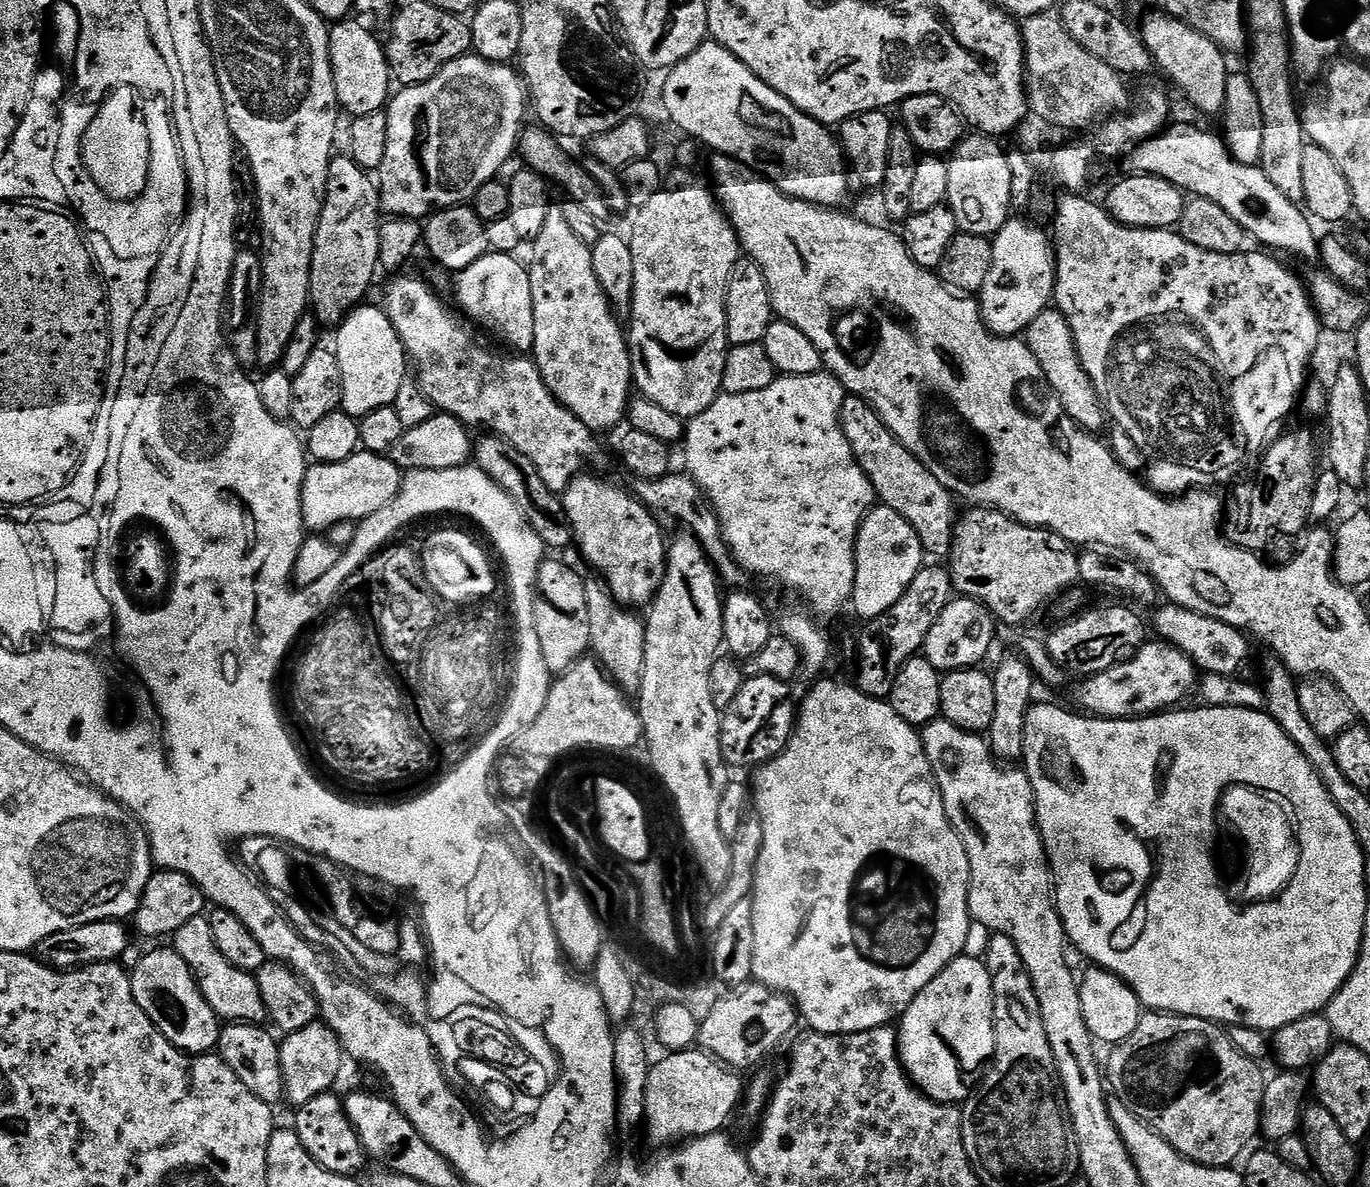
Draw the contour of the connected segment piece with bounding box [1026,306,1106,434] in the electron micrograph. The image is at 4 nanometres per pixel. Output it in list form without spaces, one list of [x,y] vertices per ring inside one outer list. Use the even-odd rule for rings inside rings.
[[[1048,307],[1045,312],[1038,314],[1038,318],[1029,326],[1026,343],[1034,358],[1038,358],[1050,386],[1056,391],[1056,397],[1062,402],[1068,417],[1081,428],[1093,434],[1100,434],[1104,422],[1106,424],[1106,404],[1096,389],[1093,373],[1085,368],[1083,361],[1080,360],[1080,351],[1076,348],[1076,335],[1068,319],[1055,307]]]

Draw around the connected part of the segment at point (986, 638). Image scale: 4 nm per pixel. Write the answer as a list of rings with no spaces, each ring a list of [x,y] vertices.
[[[953,598],[938,614],[938,622],[930,626],[922,655],[942,674],[958,672],[963,668],[983,665],[988,651],[992,648],[992,639],[996,636],[997,621],[985,604],[967,598]]]

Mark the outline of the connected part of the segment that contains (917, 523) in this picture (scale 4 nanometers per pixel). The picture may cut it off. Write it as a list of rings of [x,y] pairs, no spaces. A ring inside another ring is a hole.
[[[859,398],[845,399],[840,423],[844,425],[844,433],[856,454],[856,460],[876,490],[879,503],[893,508],[910,522],[929,557],[947,557],[956,538],[958,521],[957,501],[953,493],[942,486],[942,482],[938,482],[924,463],[889,430],[871,404]]]

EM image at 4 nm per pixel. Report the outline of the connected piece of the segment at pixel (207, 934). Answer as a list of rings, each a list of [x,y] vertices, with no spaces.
[[[207,915],[190,918],[190,922],[186,922],[186,926],[176,932],[174,947],[176,953],[186,962],[186,966],[190,966],[190,970],[196,975],[206,1002],[210,1002],[214,1014],[220,1017],[221,1021],[263,1025],[268,1020],[268,1007],[262,1002],[262,990],[255,975],[235,968],[223,957],[222,951],[216,945]]]

